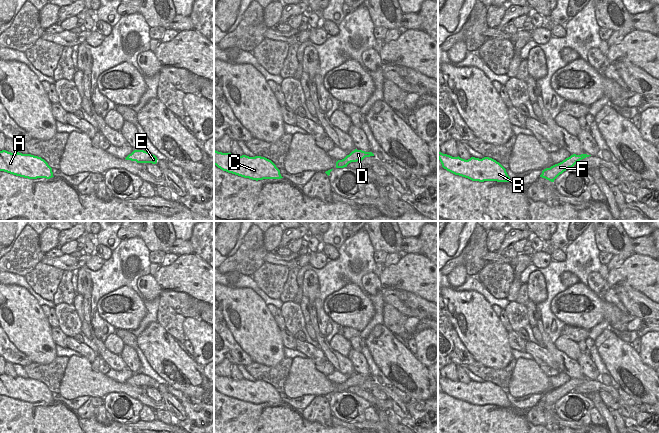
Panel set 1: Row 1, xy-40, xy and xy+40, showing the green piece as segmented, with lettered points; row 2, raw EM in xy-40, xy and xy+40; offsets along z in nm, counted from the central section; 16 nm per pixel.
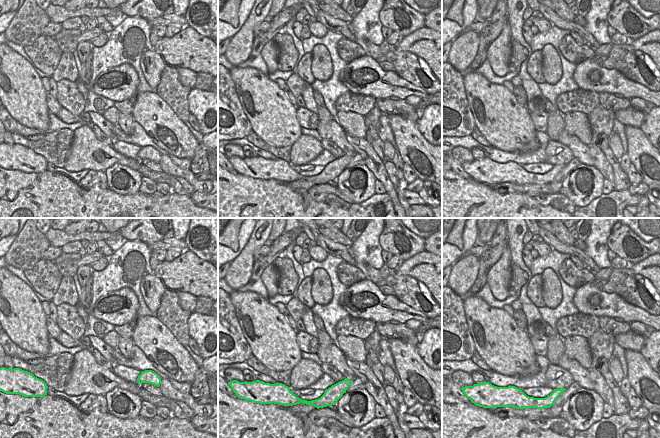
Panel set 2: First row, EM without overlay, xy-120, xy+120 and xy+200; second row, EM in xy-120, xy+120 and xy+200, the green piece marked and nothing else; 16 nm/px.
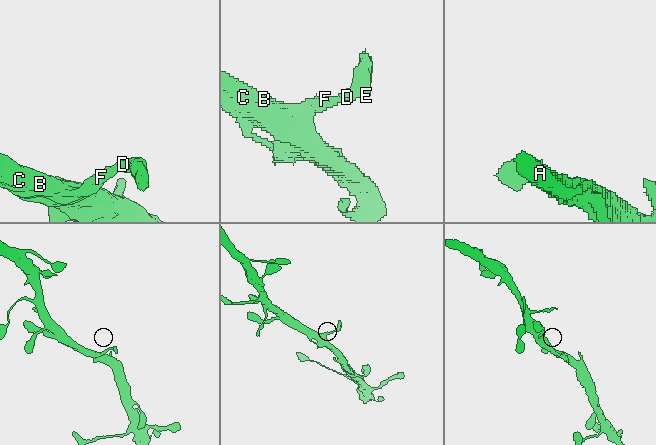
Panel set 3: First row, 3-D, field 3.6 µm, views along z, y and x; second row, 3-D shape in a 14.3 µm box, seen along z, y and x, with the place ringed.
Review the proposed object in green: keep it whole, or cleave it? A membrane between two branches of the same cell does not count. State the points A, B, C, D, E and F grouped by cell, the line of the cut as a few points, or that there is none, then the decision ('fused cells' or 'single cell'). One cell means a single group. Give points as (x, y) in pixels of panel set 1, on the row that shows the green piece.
groups A B C D E F; cut none; single cell

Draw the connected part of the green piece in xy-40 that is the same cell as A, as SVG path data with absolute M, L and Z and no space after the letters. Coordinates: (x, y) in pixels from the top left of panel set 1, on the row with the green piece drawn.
M6 150L0 151L0 171L28 179L54 177L52 168L41 157Z

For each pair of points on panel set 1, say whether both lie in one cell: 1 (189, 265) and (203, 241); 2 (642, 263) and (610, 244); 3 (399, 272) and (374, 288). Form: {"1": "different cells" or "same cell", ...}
{"1": "different cells", "2": "different cells", "3": "different cells"}

